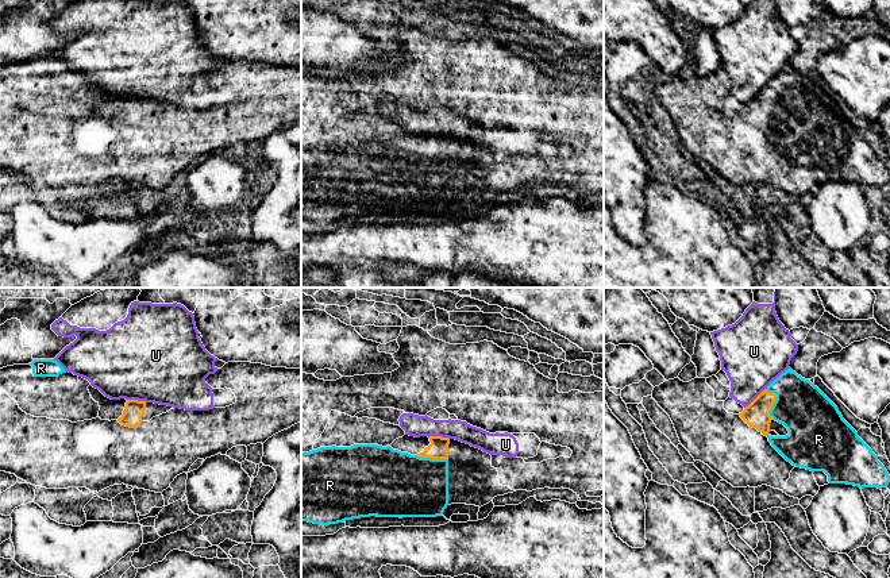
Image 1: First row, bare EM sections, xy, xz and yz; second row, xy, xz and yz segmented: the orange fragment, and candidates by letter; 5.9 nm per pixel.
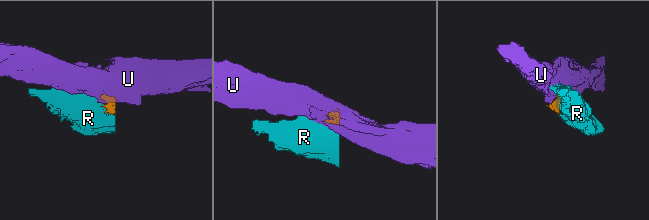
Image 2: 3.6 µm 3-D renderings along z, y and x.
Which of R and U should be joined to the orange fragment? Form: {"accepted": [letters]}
{"accepted": ["R"]}

